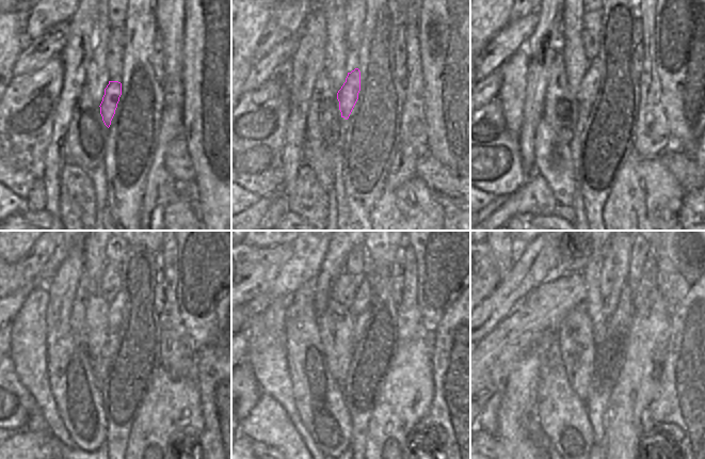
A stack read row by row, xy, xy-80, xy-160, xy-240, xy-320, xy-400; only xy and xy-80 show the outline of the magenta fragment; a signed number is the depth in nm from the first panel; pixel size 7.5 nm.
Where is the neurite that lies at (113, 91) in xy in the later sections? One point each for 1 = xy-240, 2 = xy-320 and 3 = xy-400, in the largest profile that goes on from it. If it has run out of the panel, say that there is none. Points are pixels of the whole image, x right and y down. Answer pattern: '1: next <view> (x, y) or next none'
1: next xy-240 (116, 306)
2: next xy-320 (361, 300)
3: next xy-400 (607, 281)

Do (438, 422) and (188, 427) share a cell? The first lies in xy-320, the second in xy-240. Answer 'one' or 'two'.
two

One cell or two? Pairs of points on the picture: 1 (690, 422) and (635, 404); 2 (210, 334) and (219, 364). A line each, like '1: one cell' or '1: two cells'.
1: two cells
2: two cells

